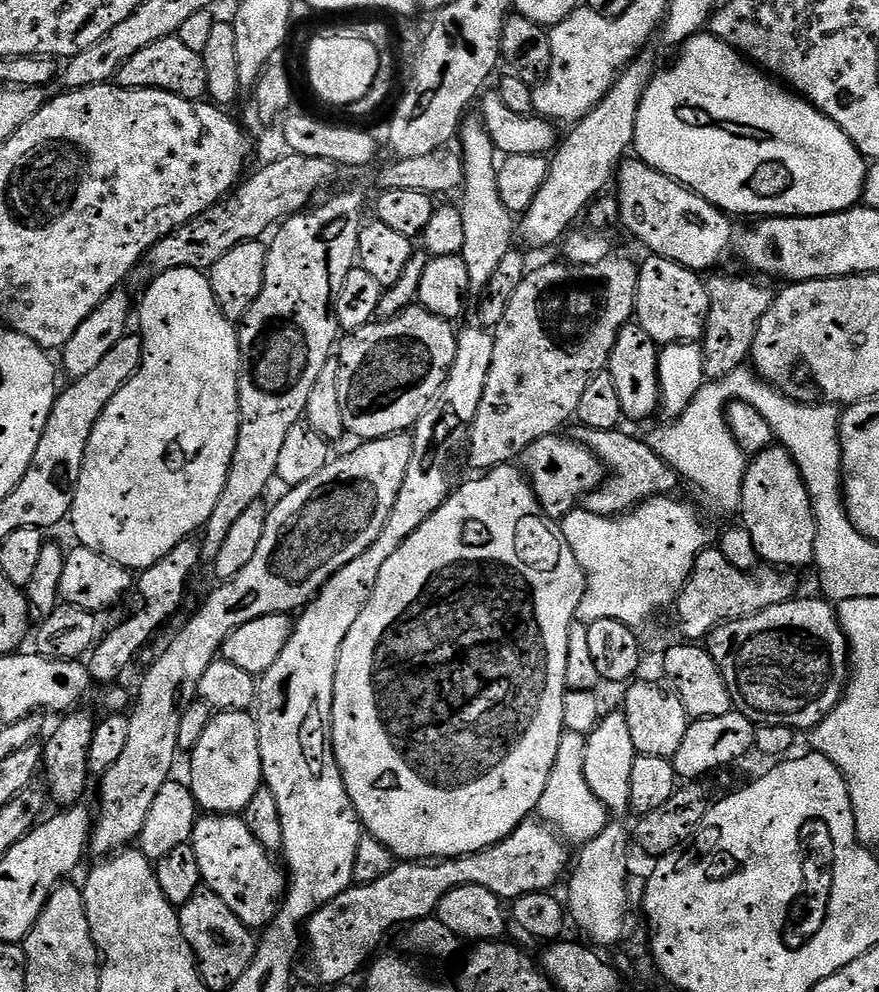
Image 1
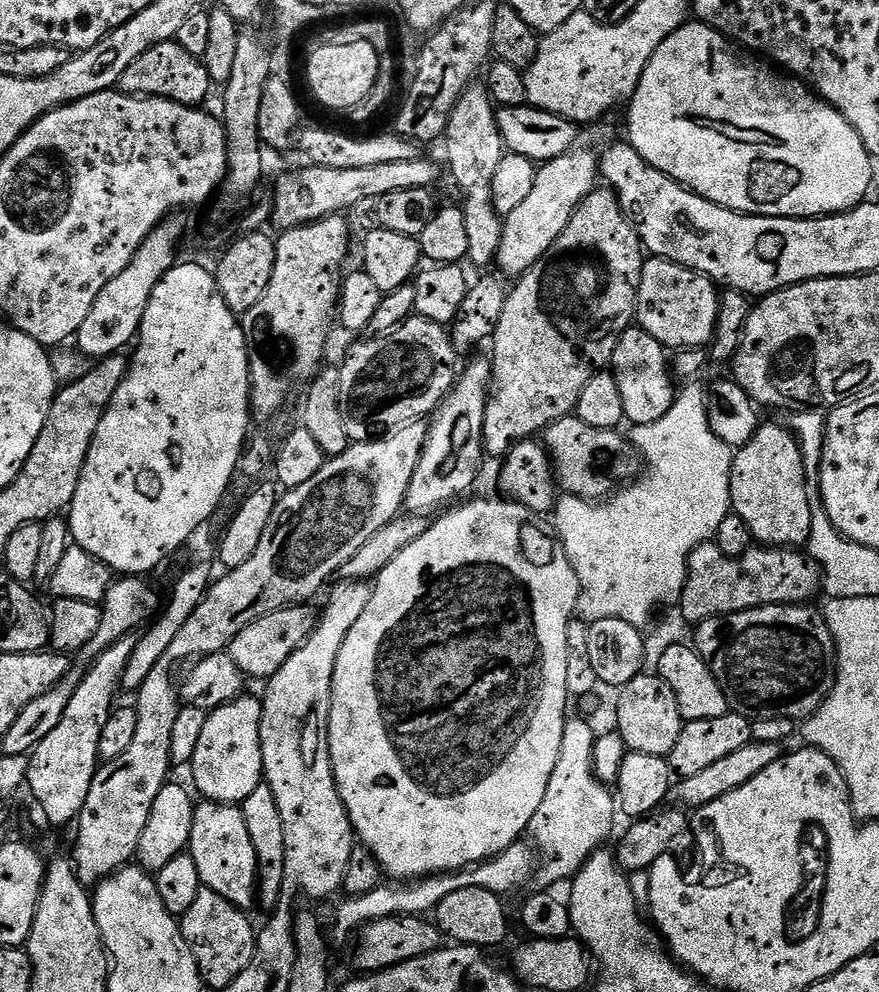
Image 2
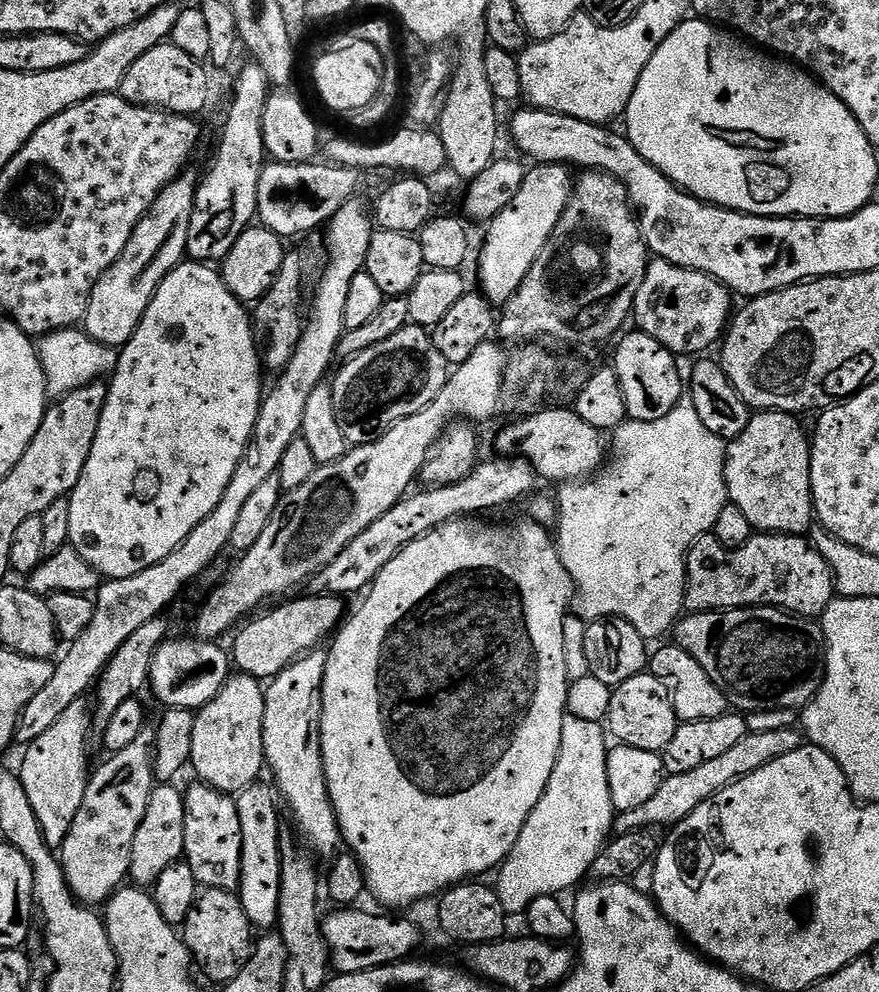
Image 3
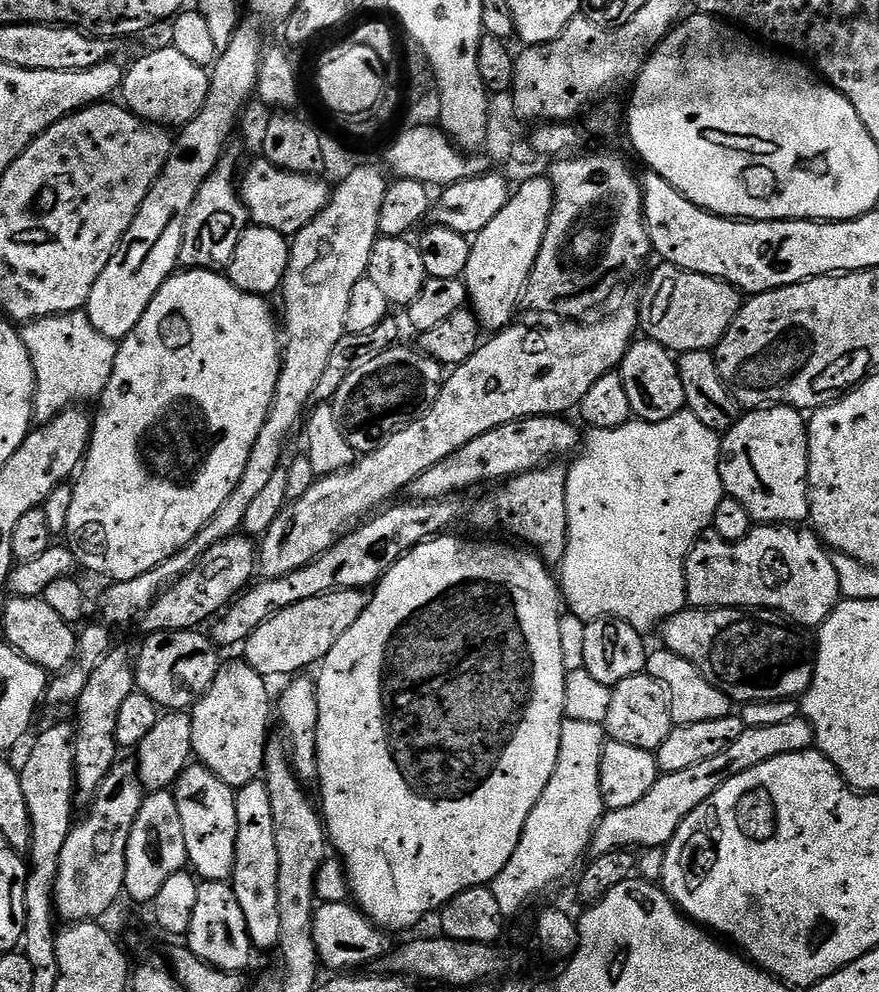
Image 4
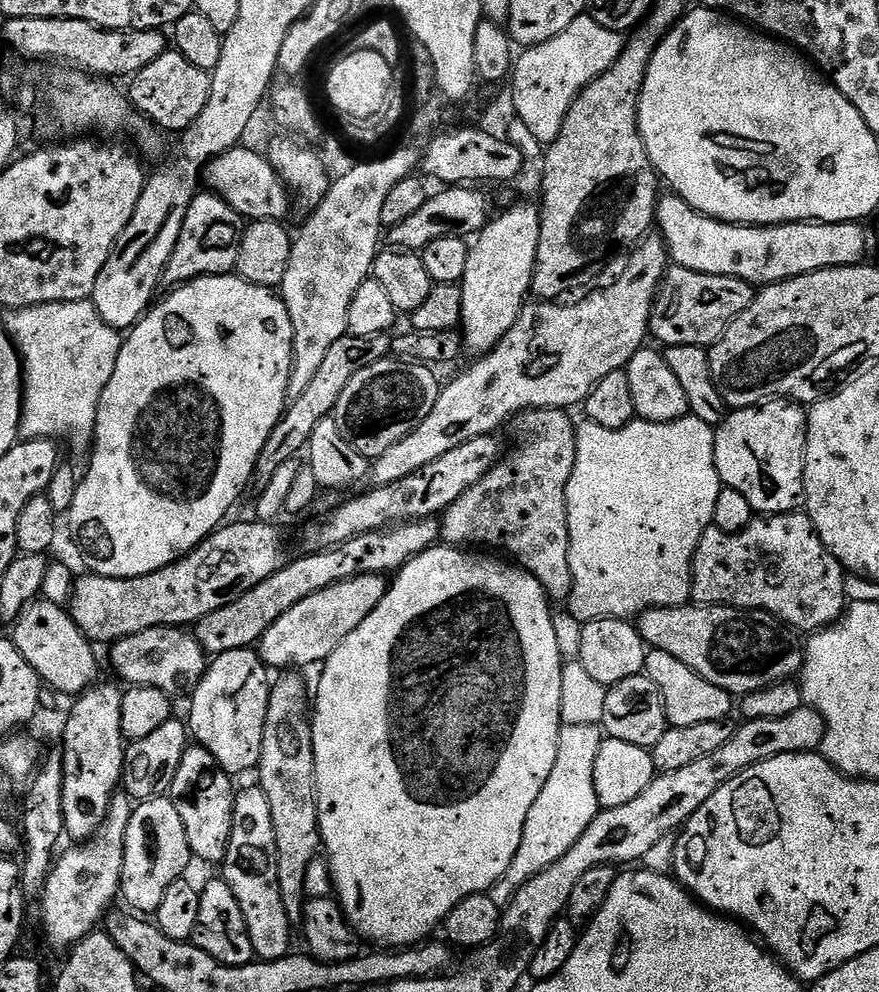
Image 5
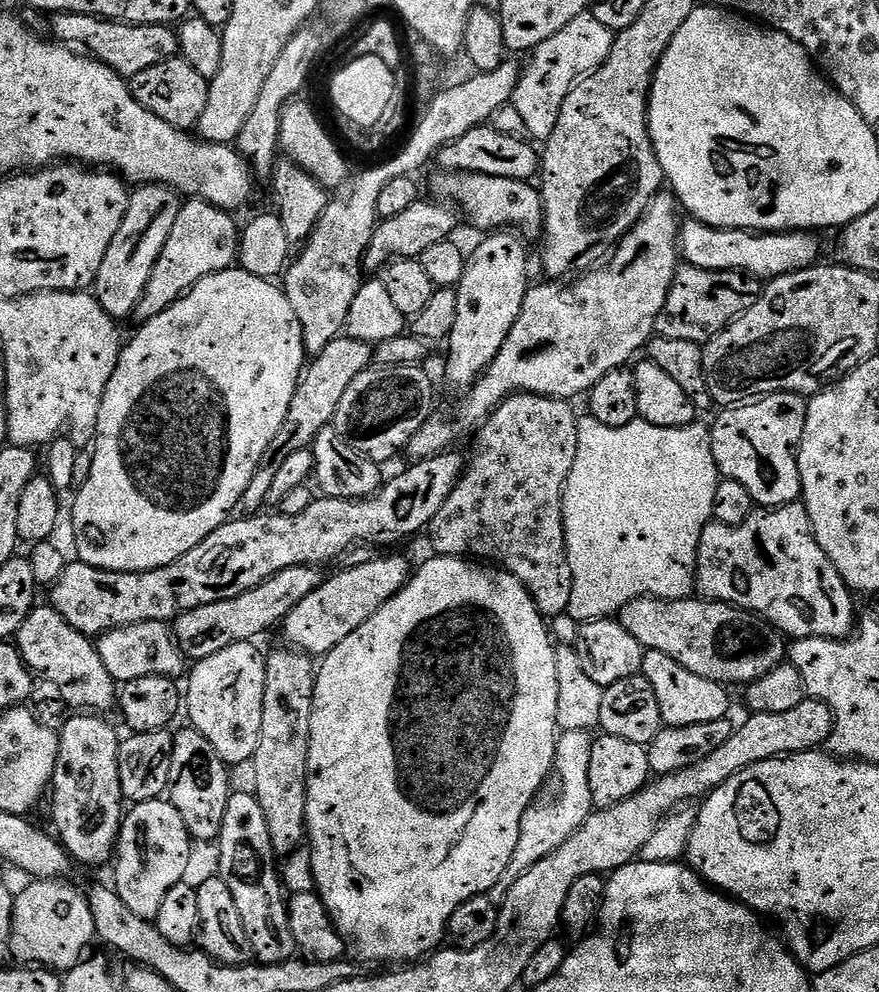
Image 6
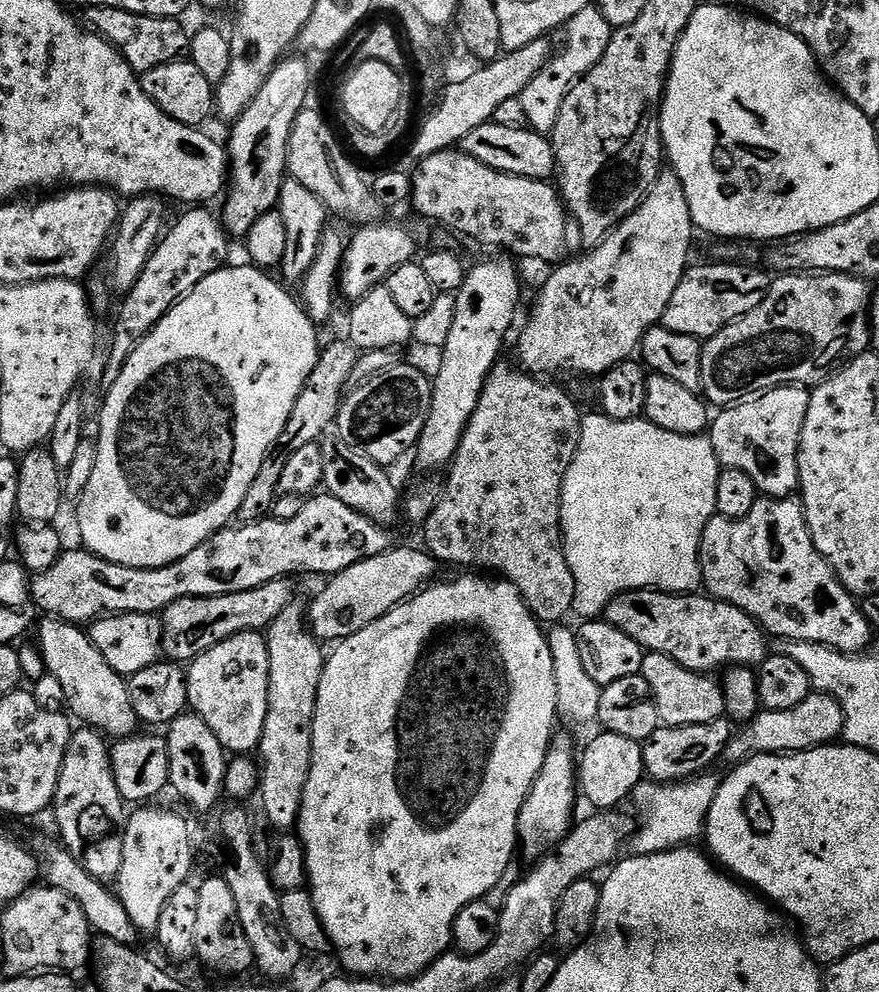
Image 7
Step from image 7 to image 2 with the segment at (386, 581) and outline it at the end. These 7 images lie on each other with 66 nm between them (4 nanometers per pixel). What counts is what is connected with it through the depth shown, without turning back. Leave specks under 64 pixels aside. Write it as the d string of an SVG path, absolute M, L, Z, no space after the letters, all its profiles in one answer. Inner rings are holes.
M293 606L277 612L267 612L262 618L250 622L250 626L246 626L246 630L238 634L238 638L231 640L226 651L245 677L252 679L253 676L254 679L264 682L284 665L290 654L297 652L308 641L317 623L317 613L312 613L308 606Z

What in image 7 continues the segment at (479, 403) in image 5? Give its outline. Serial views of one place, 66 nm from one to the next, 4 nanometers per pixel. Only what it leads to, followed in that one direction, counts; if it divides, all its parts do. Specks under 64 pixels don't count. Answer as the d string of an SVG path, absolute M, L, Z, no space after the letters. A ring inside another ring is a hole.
M661 171L641 204L621 220L607 238L588 250L581 260L569 259L553 267L556 269L540 288L540 297L528 325L520 332L520 341L516 344L519 367L533 374L581 372L584 376L599 378L618 366L618 362L629 359L639 349L645 334L663 321L666 306L670 306L678 282L682 282L690 267L688 255L692 252L692 232L694 225L682 182L675 172Z

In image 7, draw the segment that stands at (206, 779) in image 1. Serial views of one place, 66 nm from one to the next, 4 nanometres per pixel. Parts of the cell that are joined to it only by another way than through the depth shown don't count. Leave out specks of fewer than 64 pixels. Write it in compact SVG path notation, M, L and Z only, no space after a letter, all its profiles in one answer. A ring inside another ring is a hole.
M258 632L234 634L234 638L226 638L226 642L210 646L210 650L190 661L186 671L191 711L204 719L210 730L214 730L225 753L255 753L266 726L268 709L270 654L267 639Z

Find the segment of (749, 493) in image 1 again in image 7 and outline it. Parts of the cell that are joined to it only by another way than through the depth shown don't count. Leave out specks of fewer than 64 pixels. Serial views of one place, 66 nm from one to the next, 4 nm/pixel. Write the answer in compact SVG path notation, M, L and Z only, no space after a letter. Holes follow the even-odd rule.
M784 385L717 411L710 424L710 439L721 465L749 475L757 493L765 497L791 497L800 487L798 450L810 396L803 385Z

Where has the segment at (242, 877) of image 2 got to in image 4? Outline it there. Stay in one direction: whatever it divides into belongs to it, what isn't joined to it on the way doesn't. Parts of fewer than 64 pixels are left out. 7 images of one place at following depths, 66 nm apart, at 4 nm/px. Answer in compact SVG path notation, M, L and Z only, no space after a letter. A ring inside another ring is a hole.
M192 762L177 778L174 795L178 802L178 818L182 818L182 830L186 834L188 862L195 875L201 881L227 881L232 874L238 842L236 792L219 780L205 764Z

